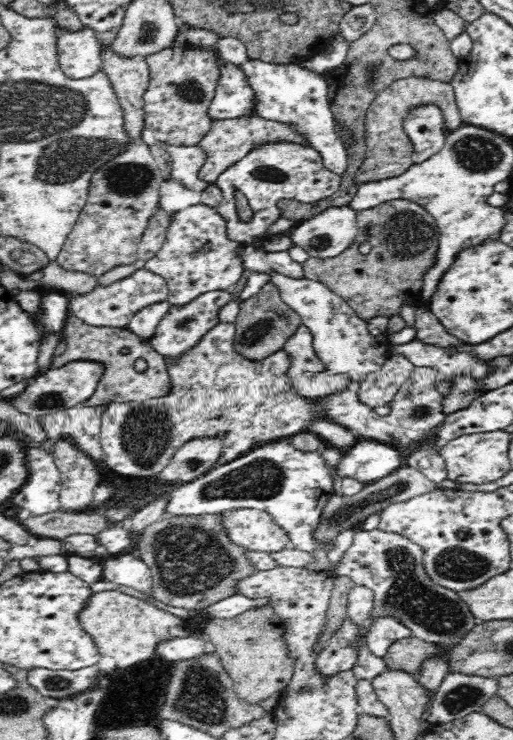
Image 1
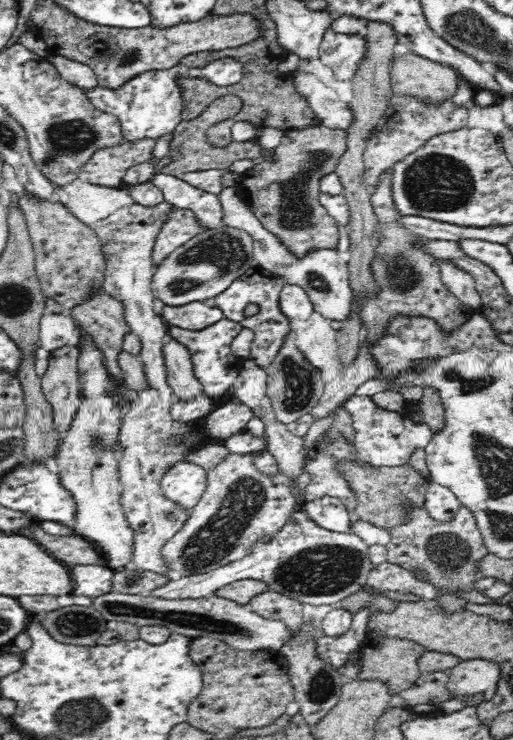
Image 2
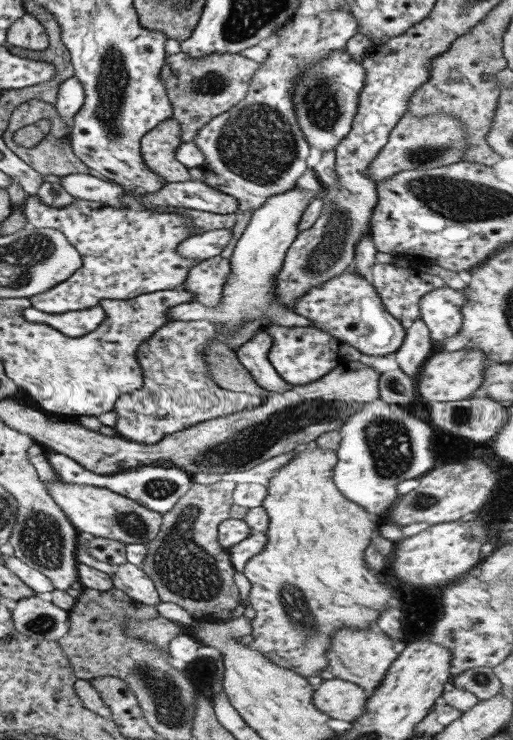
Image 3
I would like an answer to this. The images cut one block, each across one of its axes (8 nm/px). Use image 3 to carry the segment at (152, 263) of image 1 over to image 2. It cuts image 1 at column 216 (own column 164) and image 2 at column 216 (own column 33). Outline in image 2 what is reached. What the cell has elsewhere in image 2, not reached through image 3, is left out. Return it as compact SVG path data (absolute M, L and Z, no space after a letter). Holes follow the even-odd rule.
M164 173L156 175L151 182L162 190L165 200L174 207L191 210L197 218L197 226L205 230L223 224L224 209L218 195L190 186L180 177ZM257 266L251 272L235 278L229 287L206 302L210 307L219 309L227 320L239 322L243 328L254 332L255 340L249 358L262 369L270 366L276 359L284 338L291 329L290 320L280 311L279 297L284 285L283 278ZM251 304L256 304L258 314L246 316L244 312Z

